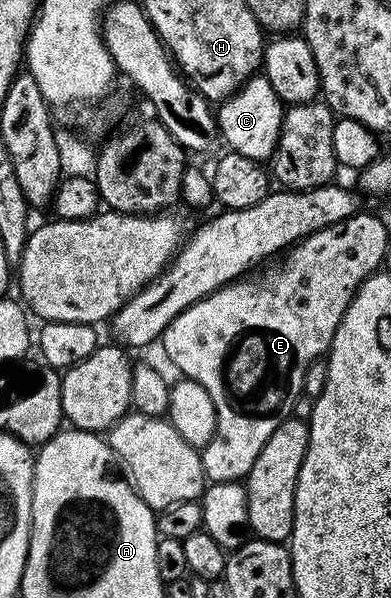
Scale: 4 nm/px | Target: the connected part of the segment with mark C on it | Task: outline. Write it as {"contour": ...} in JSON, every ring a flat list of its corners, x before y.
{"contour":[[259,72,254,77,249,78,247,82,217,107,216,117,218,120,218,132,221,141,226,141,231,151,240,156,248,156,248,160,266,164,273,159,278,150,278,141,282,135,282,116,284,113,284,104,276,96,272,84,266,79,265,73]]}

